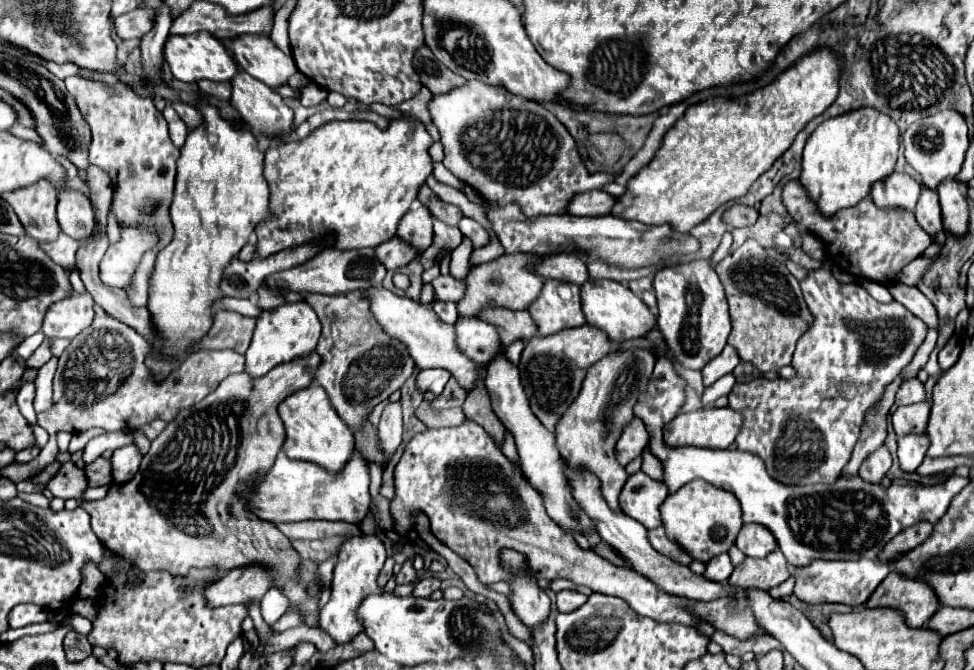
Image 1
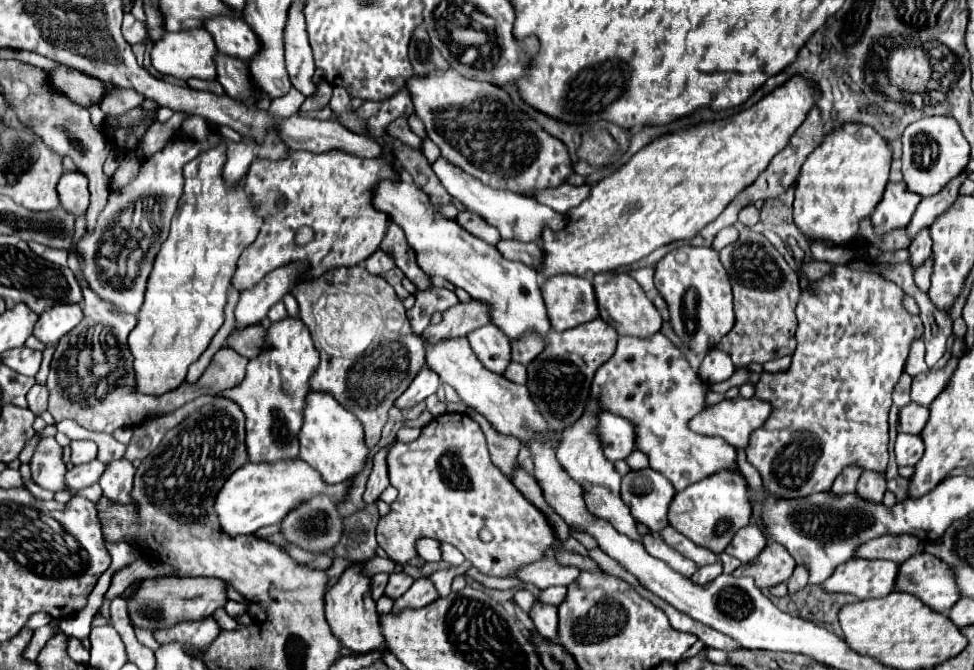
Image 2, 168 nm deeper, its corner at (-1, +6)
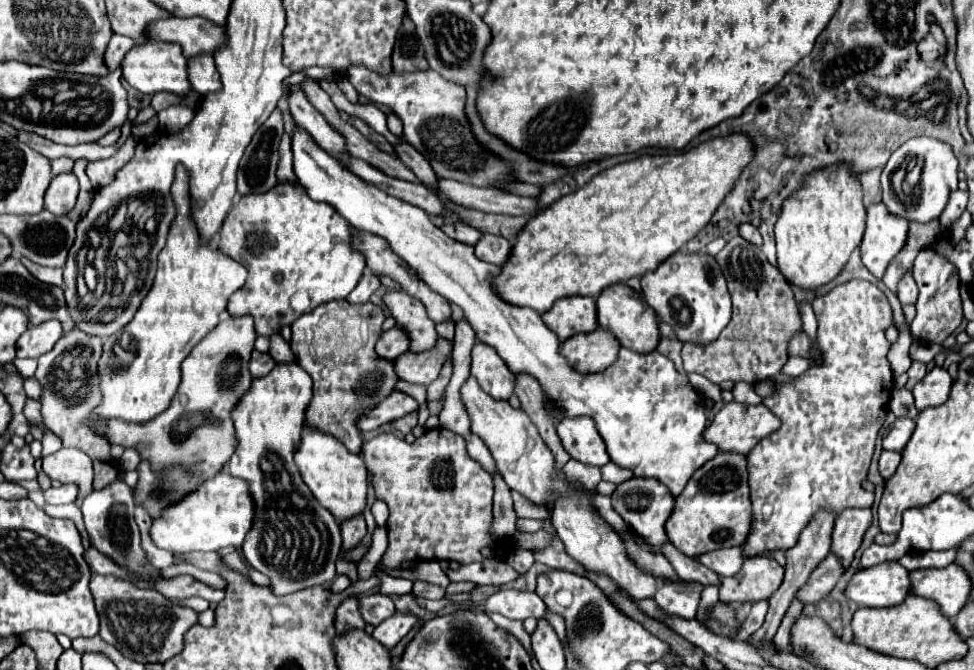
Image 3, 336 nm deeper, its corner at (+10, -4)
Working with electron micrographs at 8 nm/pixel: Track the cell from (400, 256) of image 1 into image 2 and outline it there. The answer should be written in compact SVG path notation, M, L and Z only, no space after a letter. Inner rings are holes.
M375 251L367 261L365 261L365 269L371 273L371 275L383 275L387 273L389 269L393 269L395 263L391 259L391 255L387 255L385 251Z

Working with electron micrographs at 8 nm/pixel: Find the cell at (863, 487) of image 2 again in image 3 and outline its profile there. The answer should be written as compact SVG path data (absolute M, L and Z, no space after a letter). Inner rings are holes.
M870 507L864 509L844 509L836 517L834 533L832 533L832 553L844 561L844 567L848 567L854 559L854 553L858 551L864 533L868 531L872 523L872 511Z

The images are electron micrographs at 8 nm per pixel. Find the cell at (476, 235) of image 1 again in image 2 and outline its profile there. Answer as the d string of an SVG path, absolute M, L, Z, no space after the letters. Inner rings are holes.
M461 211L461 213L455 217L455 221L457 221L465 231L477 235L479 239L483 239L483 241L487 241L487 243L491 243L491 245L497 245L499 239L501 239L499 231L497 231L495 227L491 227L491 225L489 225L481 215L477 215L477 213Z

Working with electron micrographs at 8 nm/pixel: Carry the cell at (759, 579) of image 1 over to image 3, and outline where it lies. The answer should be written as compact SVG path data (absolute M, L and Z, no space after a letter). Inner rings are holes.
M768 555L748 557L734 577L724 577L720 583L720 599L730 603L768 599L784 577L784 567Z

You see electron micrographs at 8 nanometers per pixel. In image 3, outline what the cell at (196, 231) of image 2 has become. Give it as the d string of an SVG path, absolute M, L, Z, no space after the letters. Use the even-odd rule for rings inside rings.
M180 165L176 169L176 179L172 183L172 199L176 205L176 217L170 225L164 249L158 255L158 271L152 289L138 307L134 319L104 341L104 353L100 357L100 389L102 403L96 407L96 415L102 419L120 419L130 423L146 423L152 417L168 409L178 385L180 385L180 365L190 355L190 351L218 325L220 313L226 309L228 297L240 289L246 281L246 267L236 263L230 255L222 253L218 247L204 243L196 223L192 221L192 197L190 197L190 177Z

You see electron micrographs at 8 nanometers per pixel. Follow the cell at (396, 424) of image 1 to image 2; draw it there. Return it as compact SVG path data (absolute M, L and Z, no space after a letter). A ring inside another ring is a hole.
M387 447L381 449L375 459L373 459L373 471L371 471L371 477L367 481L367 489L363 493L363 501L365 505L371 505L379 499L379 495L389 487L389 477L387 477L387 463L385 463L385 457L387 457Z

